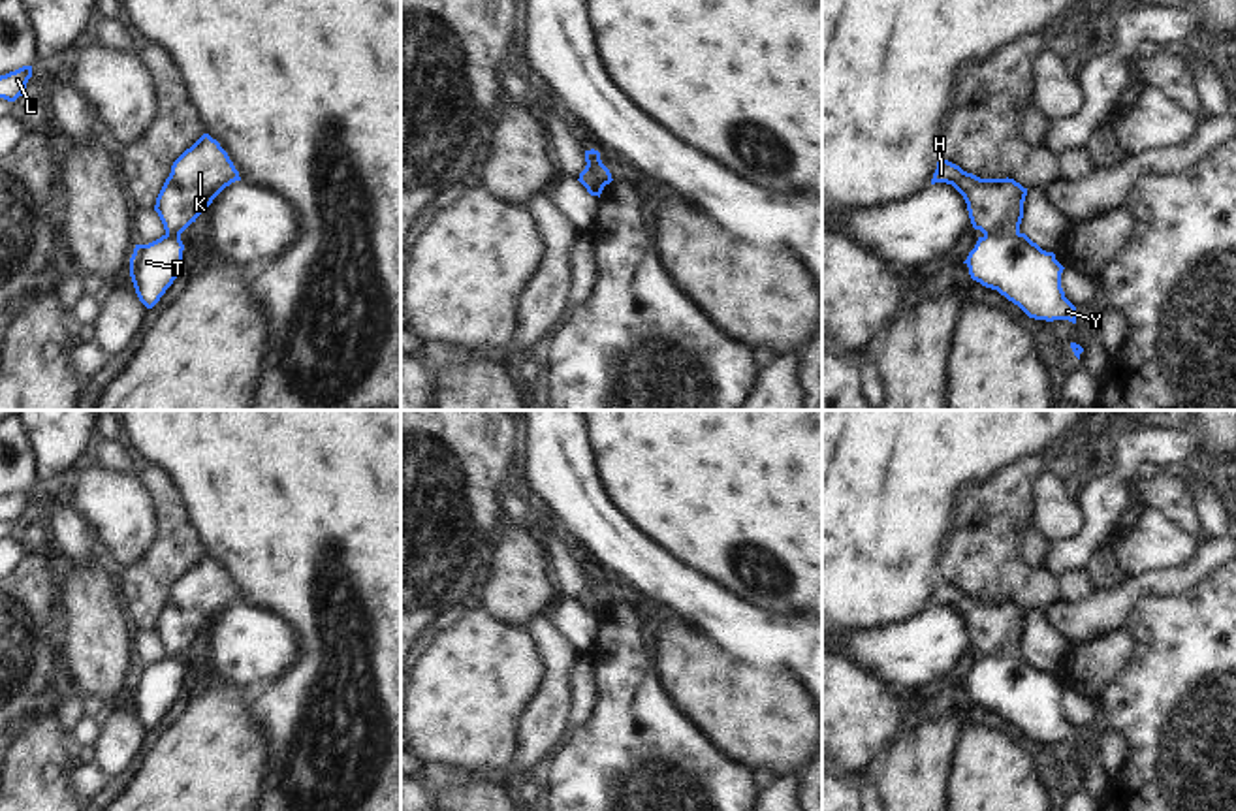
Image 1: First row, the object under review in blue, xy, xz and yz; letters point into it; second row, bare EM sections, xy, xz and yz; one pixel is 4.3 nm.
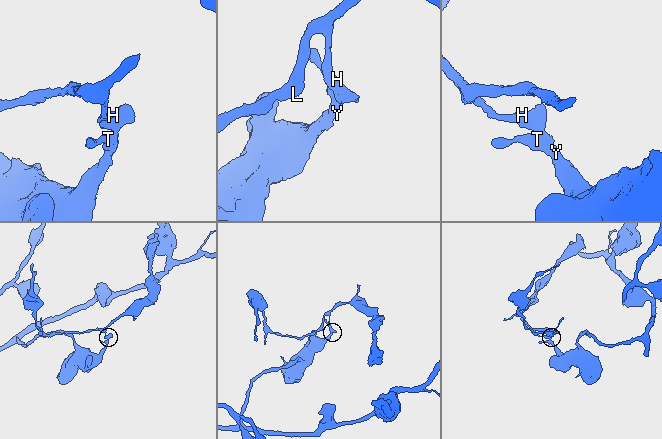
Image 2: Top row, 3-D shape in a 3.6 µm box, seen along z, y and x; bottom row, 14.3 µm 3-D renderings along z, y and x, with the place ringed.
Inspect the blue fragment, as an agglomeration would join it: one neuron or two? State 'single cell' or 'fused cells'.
fused cells

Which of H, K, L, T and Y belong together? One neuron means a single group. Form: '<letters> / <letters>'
H K L / T Y

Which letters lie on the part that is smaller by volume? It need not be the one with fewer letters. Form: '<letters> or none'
H, K, L

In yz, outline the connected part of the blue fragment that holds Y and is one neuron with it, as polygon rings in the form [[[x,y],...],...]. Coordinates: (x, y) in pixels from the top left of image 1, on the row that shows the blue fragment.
[[[1025,233],[978,237],[963,263],[973,280],[997,290],[1029,318],[1076,324],[1076,307],[1061,288],[1065,267]]]

